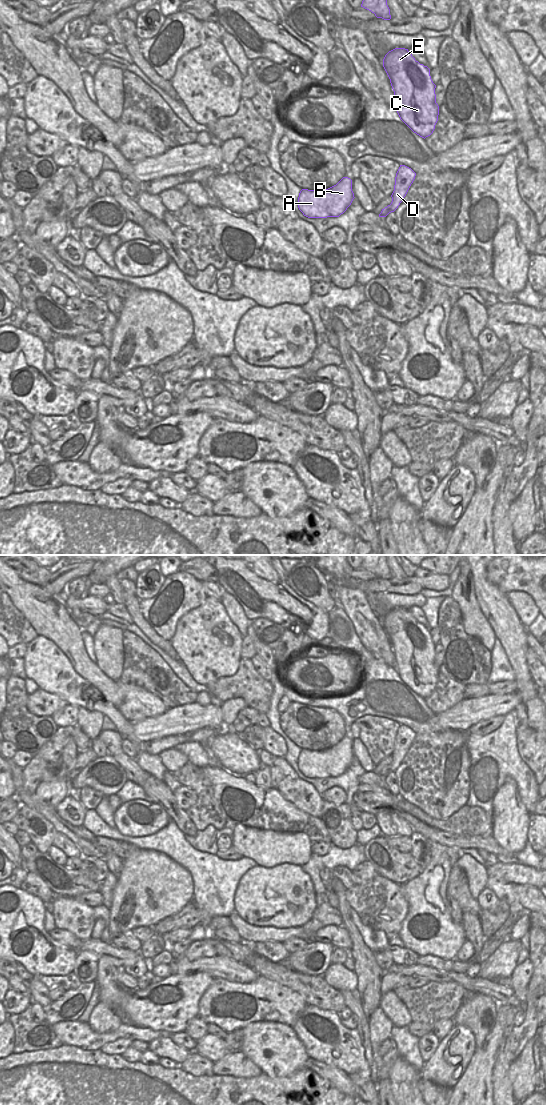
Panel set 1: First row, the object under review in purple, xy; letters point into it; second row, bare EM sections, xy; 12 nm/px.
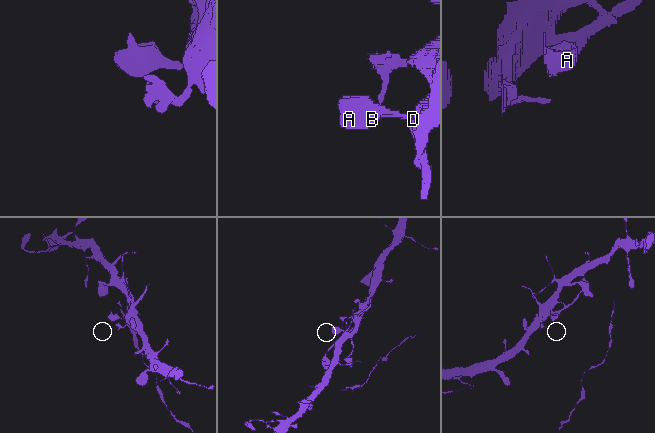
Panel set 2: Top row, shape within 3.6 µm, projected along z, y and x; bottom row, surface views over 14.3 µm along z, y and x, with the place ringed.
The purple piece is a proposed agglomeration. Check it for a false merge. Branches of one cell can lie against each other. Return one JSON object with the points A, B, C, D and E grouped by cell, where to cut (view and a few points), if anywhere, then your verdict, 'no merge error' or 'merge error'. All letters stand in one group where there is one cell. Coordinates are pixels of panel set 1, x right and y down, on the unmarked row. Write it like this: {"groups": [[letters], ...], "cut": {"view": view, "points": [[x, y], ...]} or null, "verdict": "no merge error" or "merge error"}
{"groups": [["A", "B", "C", "D", "E"]], "cut": null, "verdict": "no merge error"}

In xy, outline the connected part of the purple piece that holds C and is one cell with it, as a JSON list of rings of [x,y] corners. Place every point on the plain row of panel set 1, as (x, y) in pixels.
[[[405,608],[389,611],[383,627],[394,651],[400,679],[420,697],[430,696],[439,675],[430,629],[416,621]]]

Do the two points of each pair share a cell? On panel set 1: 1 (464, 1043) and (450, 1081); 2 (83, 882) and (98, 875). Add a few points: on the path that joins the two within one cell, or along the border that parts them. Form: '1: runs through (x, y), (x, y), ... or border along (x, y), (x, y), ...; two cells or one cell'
1: runs through (455, 1052), (450, 1059), (450, 1072); one cell
2: border along (78, 869), (91, 880), (100, 882); two cells

